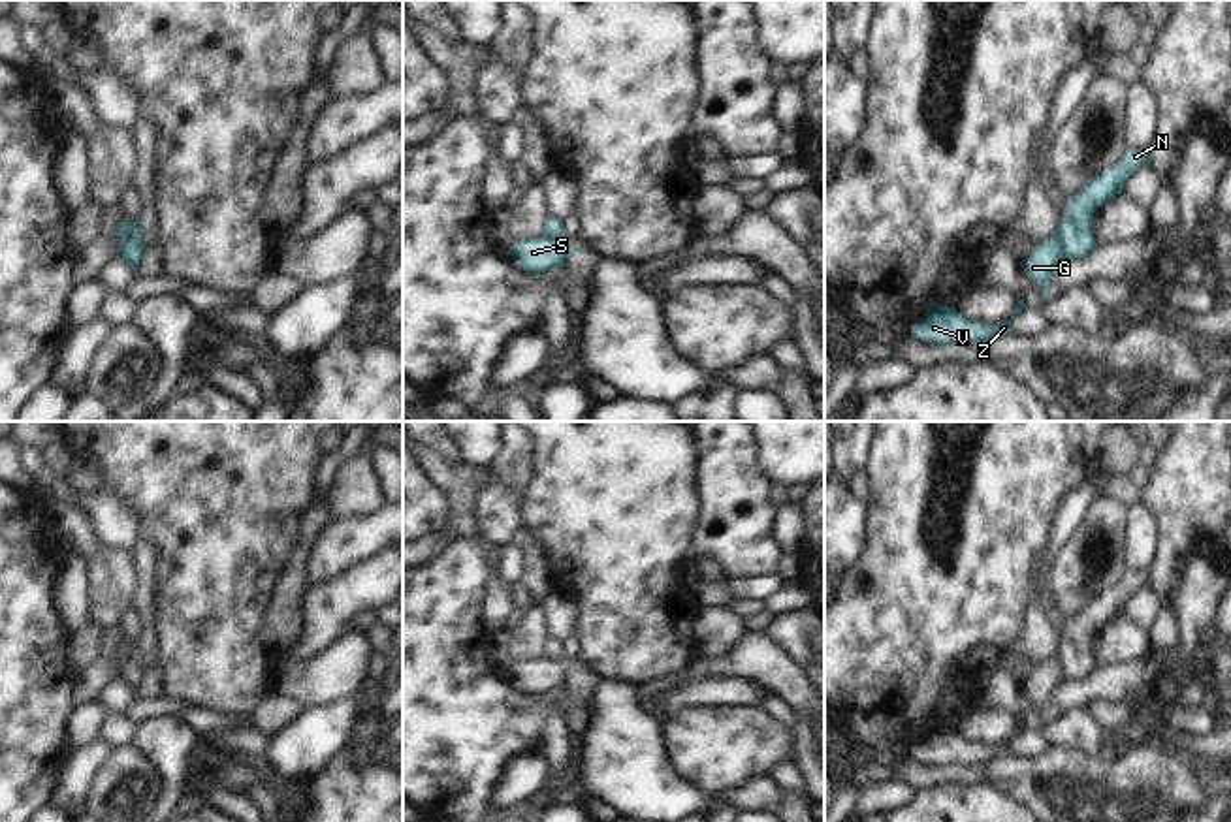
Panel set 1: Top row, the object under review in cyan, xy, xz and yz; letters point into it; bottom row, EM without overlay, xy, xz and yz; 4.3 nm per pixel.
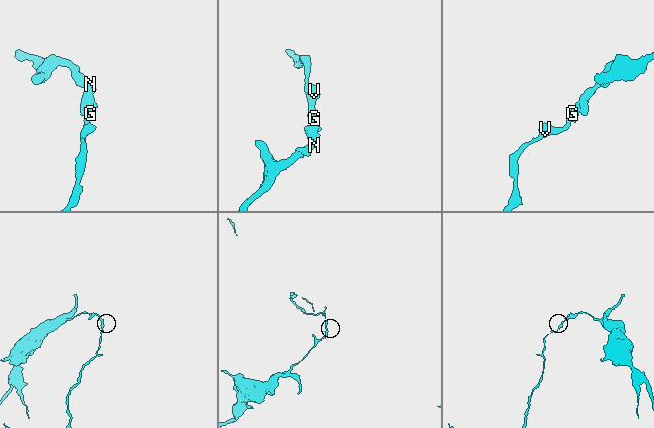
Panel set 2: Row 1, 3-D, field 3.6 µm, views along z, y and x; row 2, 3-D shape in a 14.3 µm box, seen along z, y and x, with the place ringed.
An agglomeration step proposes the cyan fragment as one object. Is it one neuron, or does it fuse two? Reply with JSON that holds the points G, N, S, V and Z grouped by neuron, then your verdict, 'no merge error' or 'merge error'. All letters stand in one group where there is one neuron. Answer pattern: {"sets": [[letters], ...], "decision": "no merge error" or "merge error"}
{"sets": [["G", "V", "Z"], ["N", "S"]], "decision": "merge error"}

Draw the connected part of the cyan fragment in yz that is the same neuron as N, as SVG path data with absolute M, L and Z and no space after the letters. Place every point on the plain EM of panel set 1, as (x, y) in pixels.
M1127 570L1112 587L1095 594L1079 613L1067 617L1058 660L1065 679L1086 679L1097 668L1092 656L1094 634L1126 609L1127 598L1150 583L1150 570Z

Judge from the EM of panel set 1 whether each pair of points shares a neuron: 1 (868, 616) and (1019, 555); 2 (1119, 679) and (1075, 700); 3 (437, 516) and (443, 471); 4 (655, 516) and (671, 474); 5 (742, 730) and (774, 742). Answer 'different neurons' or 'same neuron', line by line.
1: same neuron
2: same neuron
3: different neurons
4: same neuron
5: same neuron

